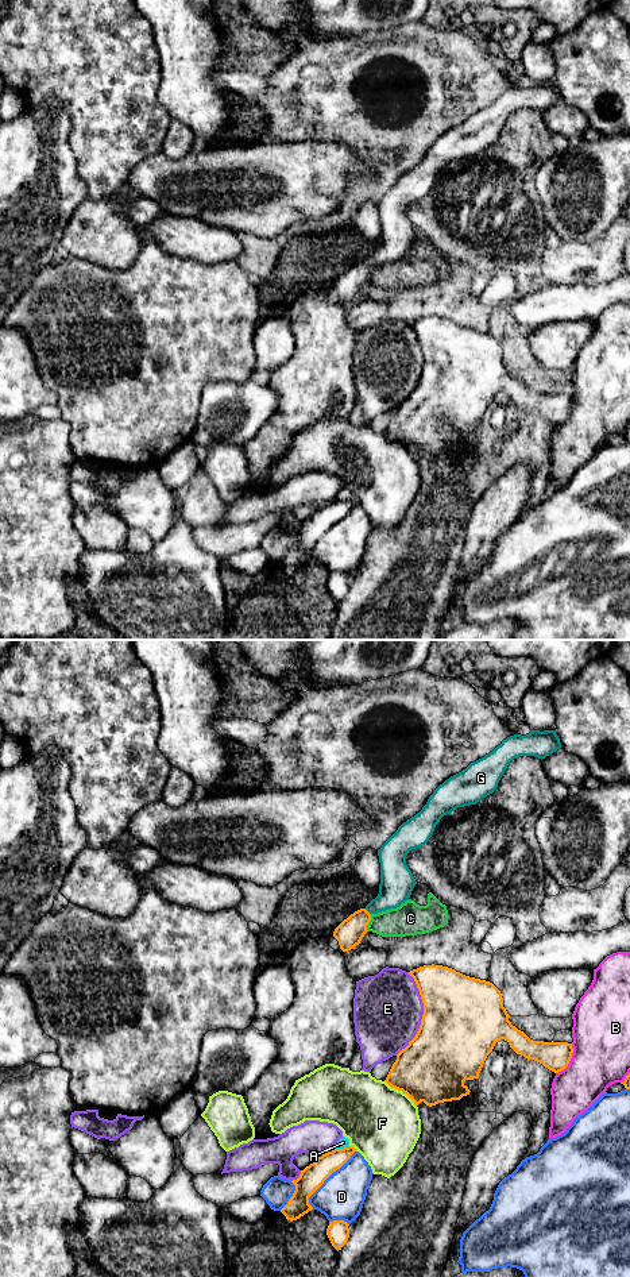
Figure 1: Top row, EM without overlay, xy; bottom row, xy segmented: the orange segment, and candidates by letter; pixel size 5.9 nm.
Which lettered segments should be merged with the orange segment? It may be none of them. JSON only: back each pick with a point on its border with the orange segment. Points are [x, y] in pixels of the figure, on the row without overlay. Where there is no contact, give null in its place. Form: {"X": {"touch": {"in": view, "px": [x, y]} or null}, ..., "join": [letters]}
{"G": {"touch": {"in": "xy", "px": [367, 263]}}, "join": ["G"]}

